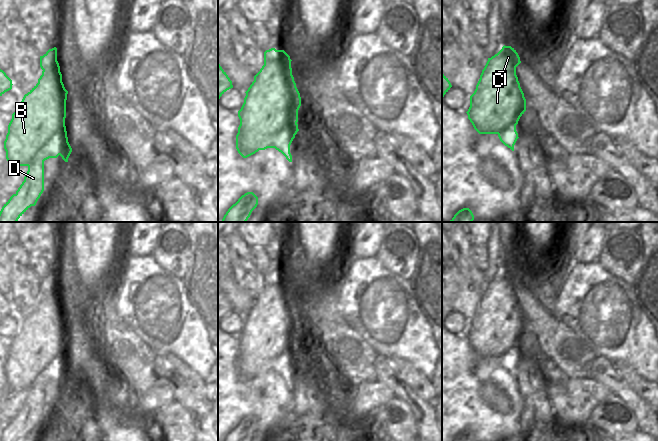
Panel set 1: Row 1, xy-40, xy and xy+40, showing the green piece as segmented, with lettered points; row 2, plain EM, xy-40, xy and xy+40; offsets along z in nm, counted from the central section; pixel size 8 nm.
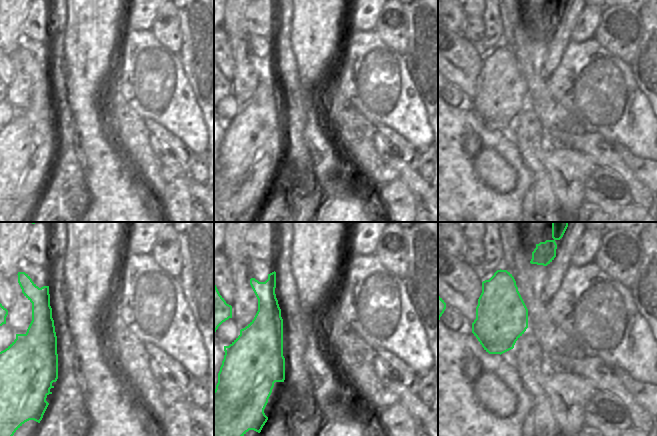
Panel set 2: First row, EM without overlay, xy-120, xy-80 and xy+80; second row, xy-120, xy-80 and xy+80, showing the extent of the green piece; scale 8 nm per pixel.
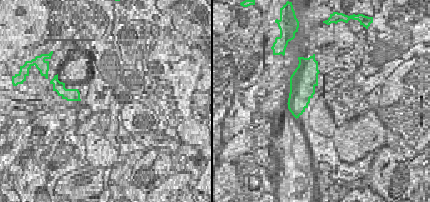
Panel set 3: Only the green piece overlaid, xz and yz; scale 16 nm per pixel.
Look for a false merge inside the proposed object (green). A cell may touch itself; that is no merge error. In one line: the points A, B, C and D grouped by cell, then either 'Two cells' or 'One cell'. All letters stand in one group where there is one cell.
Groups: A B C / D. Two cells.

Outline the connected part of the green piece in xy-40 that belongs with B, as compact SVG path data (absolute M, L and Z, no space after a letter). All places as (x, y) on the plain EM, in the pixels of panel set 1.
M56 285L51 296L42 295L38 307L12 338L4 365L11 390L29 390L50 361L65 349L67 318Z

